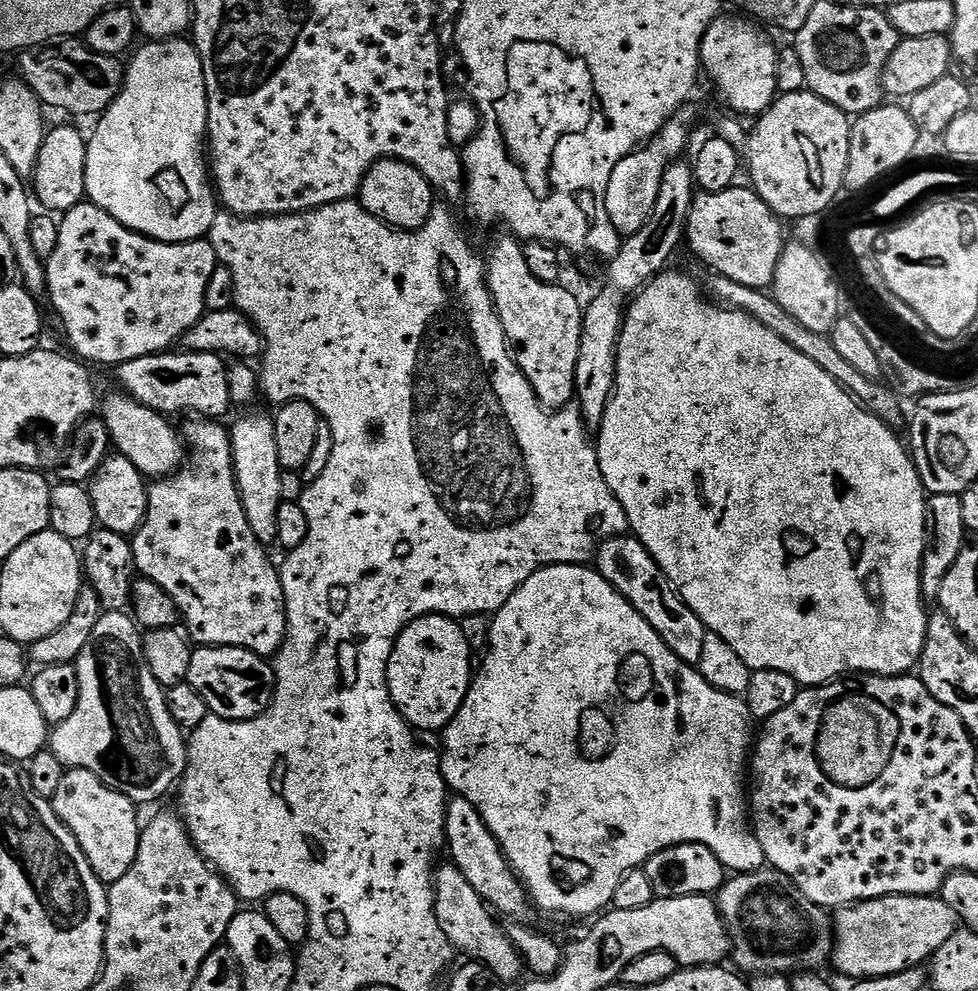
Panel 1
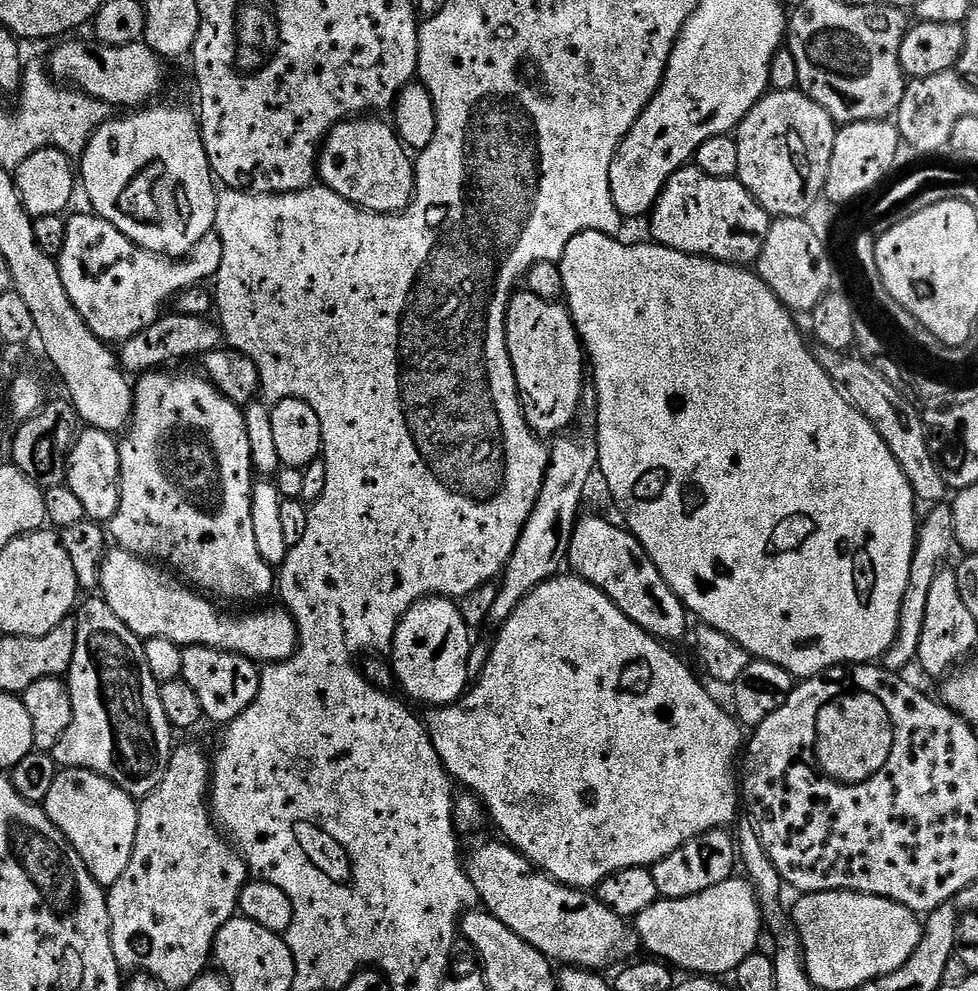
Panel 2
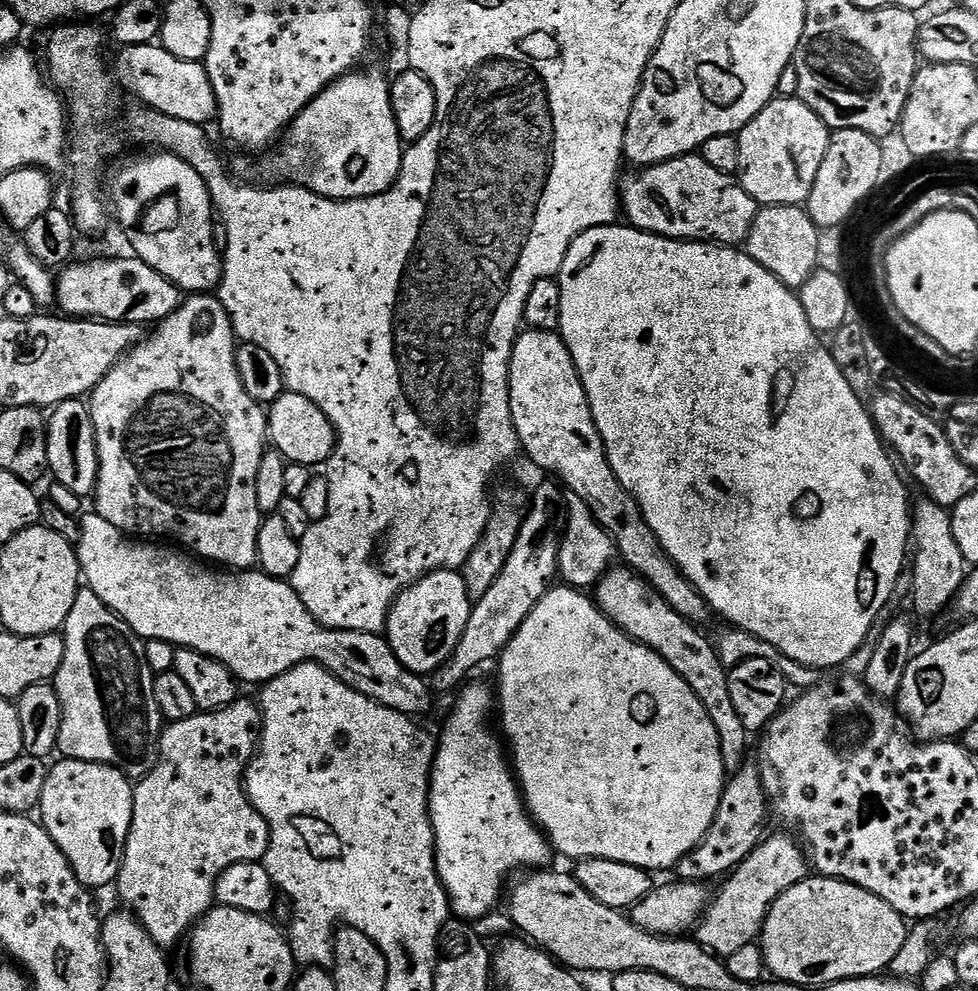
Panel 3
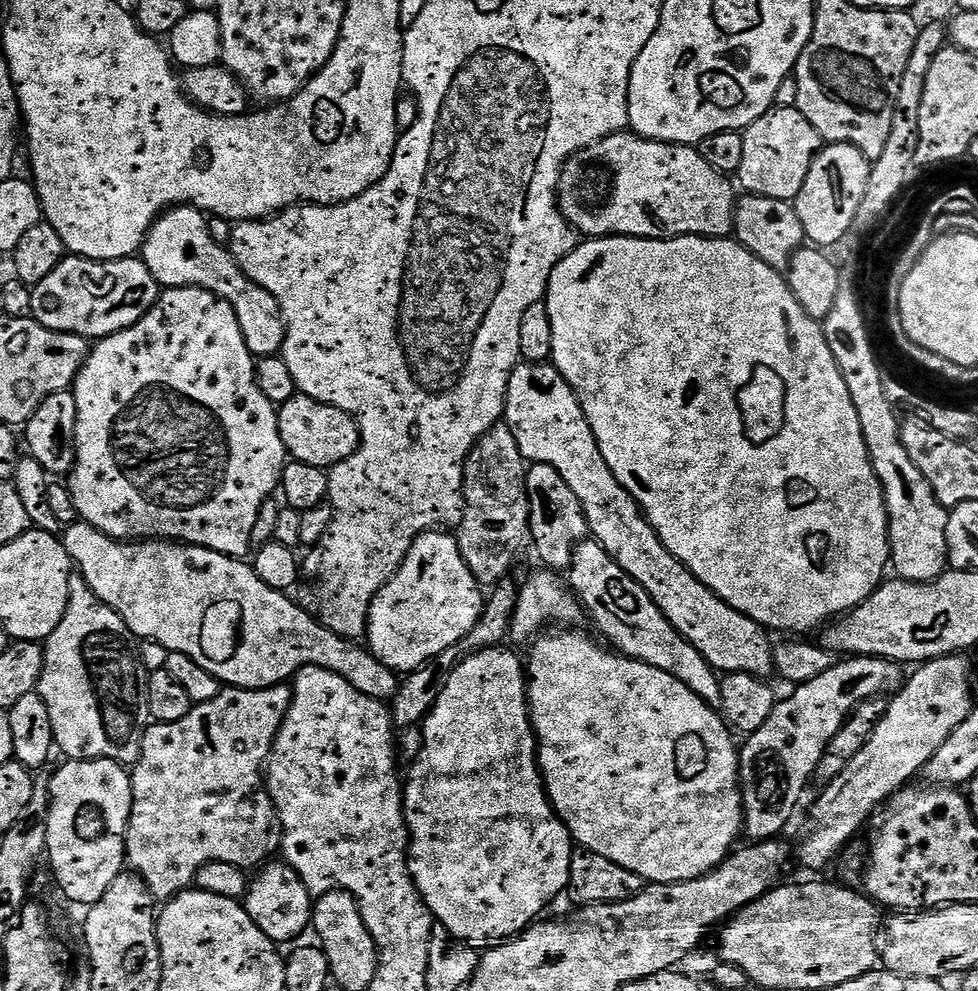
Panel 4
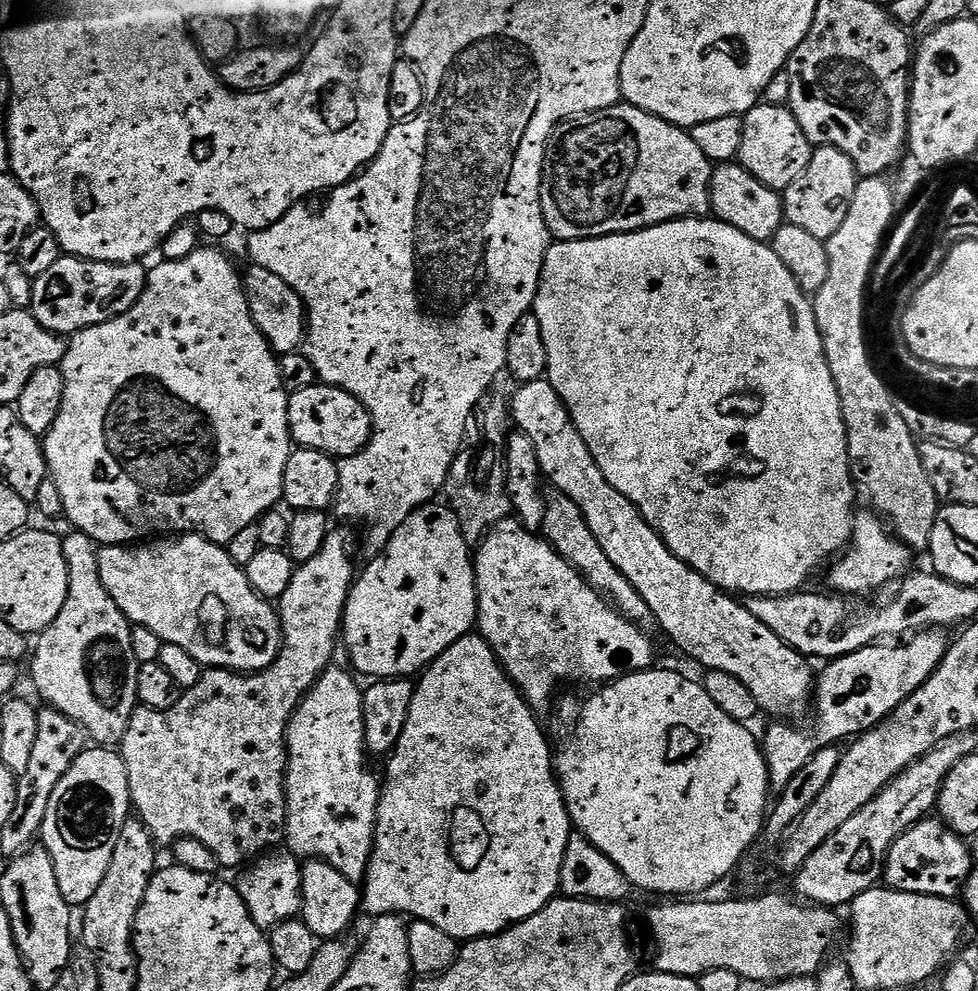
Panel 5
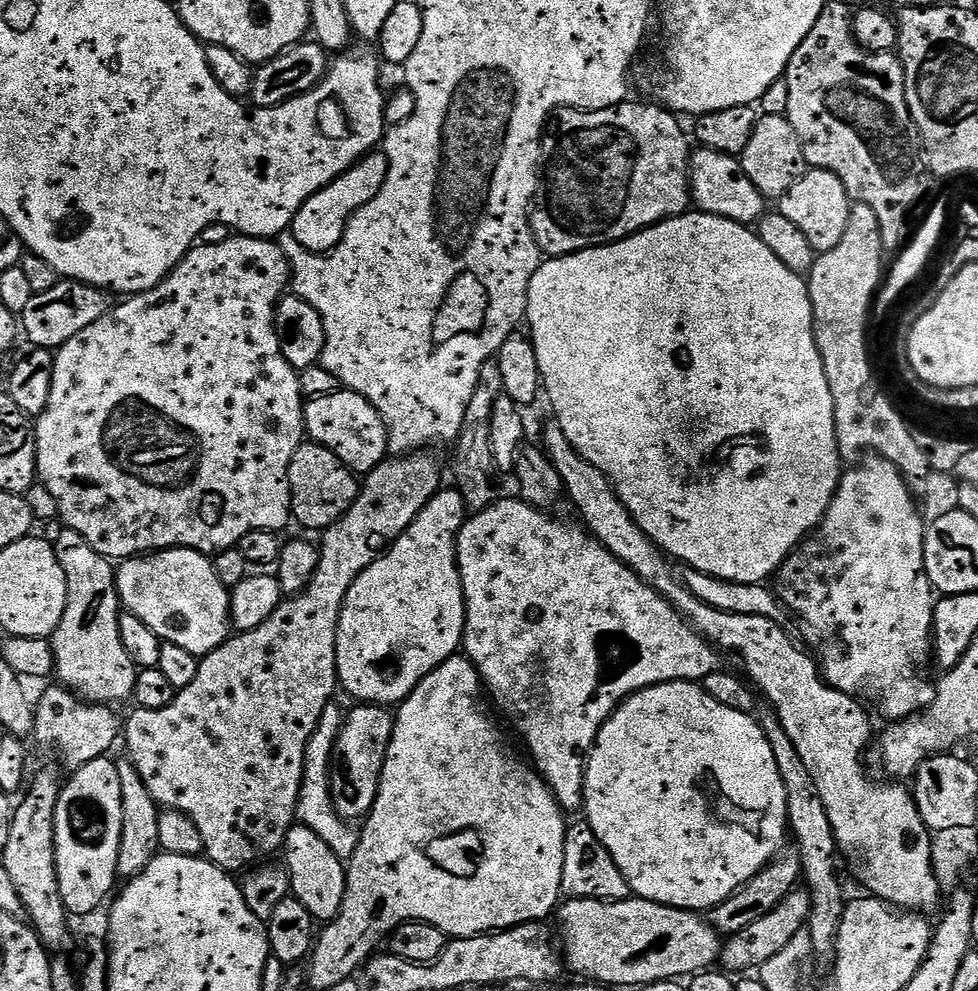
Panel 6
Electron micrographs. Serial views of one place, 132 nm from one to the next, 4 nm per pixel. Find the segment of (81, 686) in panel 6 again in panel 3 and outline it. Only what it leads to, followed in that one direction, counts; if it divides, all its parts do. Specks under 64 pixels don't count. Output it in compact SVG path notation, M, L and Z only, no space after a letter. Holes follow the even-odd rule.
M87 586L81 587L80 593L74 598L74 606L70 606L70 614L64 623L62 635L64 637L64 657L62 658L62 666L58 670L54 681L54 687L62 706L62 726L60 727L60 743L58 745L59 755L69 760L81 760L91 764L108 764L112 768L119 768L121 772L132 778L147 776L150 771L150 765L158 756L162 717L158 706L154 702L154 674L146 662L144 640L137 636L132 631L132 627L120 619L116 613L111 612L102 602L102 598L98 598L98 594L94 594L94 590L90 590Z

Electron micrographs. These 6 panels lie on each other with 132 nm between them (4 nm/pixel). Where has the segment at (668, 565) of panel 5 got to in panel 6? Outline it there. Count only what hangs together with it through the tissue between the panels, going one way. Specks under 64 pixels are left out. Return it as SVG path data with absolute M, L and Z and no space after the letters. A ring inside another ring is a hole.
M555 422L549 423L549 428L544 432L542 448L547 453L548 460L553 464L558 477L564 483L564 492L567 499L576 503L580 511L579 519L583 527L587 528L614 558L618 558L630 570L634 570L646 581L652 589L665 596L676 611L717 649L733 648L740 655L744 663L743 671L747 679L754 685L755 691L761 697L764 696L767 703L778 714L782 722L782 728L786 734L790 734L790 742L798 749L798 755L802 757L802 763L806 770L810 770L810 778L814 778L814 786L818 786L818 794L822 798L822 806L826 806L826 818L830 818L830 826L834 830L837 849L845 857L854 856L860 860L860 880L869 888L871 895L878 900L885 900L897 910L907 910L921 914L932 914L932 911L942 904L942 893L939 888L938 878L932 869L931 862L931 836L928 828L922 822L922 814L916 805L916 797L911 791L904 789L905 785L900 782L887 782L879 784L871 780L864 773L864 751L872 740L872 724L864 713L865 705L855 696L848 696L839 692L837 688L831 688L825 682L818 667L817 661L812 660L784 633L784 624L771 620L770 618L758 618L757 616L743 616L742 614L726 614L722 610L714 610L714 606L706 606L706 602L699 600L689 588L684 585L677 571L668 566L669 557L654 541L634 522L634 518L626 510L626 506L618 498L618 494L612 489L612 484L602 473L576 450L570 446L570 440Z

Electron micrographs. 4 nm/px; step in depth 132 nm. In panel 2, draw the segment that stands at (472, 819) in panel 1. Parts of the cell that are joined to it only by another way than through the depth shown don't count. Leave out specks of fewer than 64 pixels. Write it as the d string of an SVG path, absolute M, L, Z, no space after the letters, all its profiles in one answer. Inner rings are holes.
M499 839L488 840L480 844L472 853L466 856L466 871L470 882L474 886L479 903L492 915L498 918L518 938L530 942L530 946L538 949L543 956L560 966L574 968L587 968L589 970L604 970L607 964L619 965L623 956L631 954L638 948L638 940L633 929L626 925L625 917L614 914L591 891L570 888L567 884L560 884L549 876L547 872L541 872L525 856L516 851L511 844L501 842Z

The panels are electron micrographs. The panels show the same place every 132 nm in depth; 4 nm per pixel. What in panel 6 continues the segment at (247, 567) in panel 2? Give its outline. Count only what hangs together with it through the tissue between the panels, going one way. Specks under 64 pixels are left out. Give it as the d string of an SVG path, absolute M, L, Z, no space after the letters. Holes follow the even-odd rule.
M233 234L226 242L218 242L217 244L200 244L193 247L184 255L183 260L171 274L165 278L158 286L154 286L148 292L132 294L127 297L125 304L109 307L107 314L102 318L98 318L98 322L93 322L91 326L86 326L86 330L74 334L74 338L70 338L70 342L66 342L60 348L55 349L54 355L54 382L50 382L50 402L46 402L46 410L34 420L34 431L36 433L36 474L39 483L46 486L46 490L50 490L50 494L54 494L54 502L58 502L58 510L60 511L59 519L63 521L67 527L73 528L78 534L82 534L82 538L86 538L86 542L90 542L90 546L94 546L94 550L98 550L98 554L108 557L113 562L122 560L130 560L134 556L142 556L161 551L165 548L192 548L196 552L205 554L215 554L225 552L228 548L235 548L240 543L240 539L246 534L250 534L254 530L266 530L267 532L283 533L283 528L293 523L292 515L292 495L290 494L290 462L294 458L294 454L299 450L301 444L305 443L306 433L304 431L304 405L306 398L300 393L300 377L295 368L290 366L290 362L286 362L286 358L282 354L282 346L278 342L278 334L276 333L276 307L280 304L280 300L289 291L290 288L290 269L288 267L288 259L284 253L283 247L272 238L261 238L259 236L245 236L243 234Z

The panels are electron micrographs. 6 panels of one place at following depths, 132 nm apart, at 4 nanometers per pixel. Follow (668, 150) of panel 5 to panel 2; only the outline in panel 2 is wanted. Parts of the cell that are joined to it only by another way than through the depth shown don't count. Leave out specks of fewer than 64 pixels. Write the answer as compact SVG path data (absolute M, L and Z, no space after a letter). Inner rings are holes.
M685 166L678 169L666 182L662 194L656 200L656 207L650 213L651 220L651 239L655 243L664 244L691 256L706 256L710 260L720 260L723 264L752 266L760 259L773 217L750 195L746 186L740 184L739 179L710 178L710 174L698 167Z

